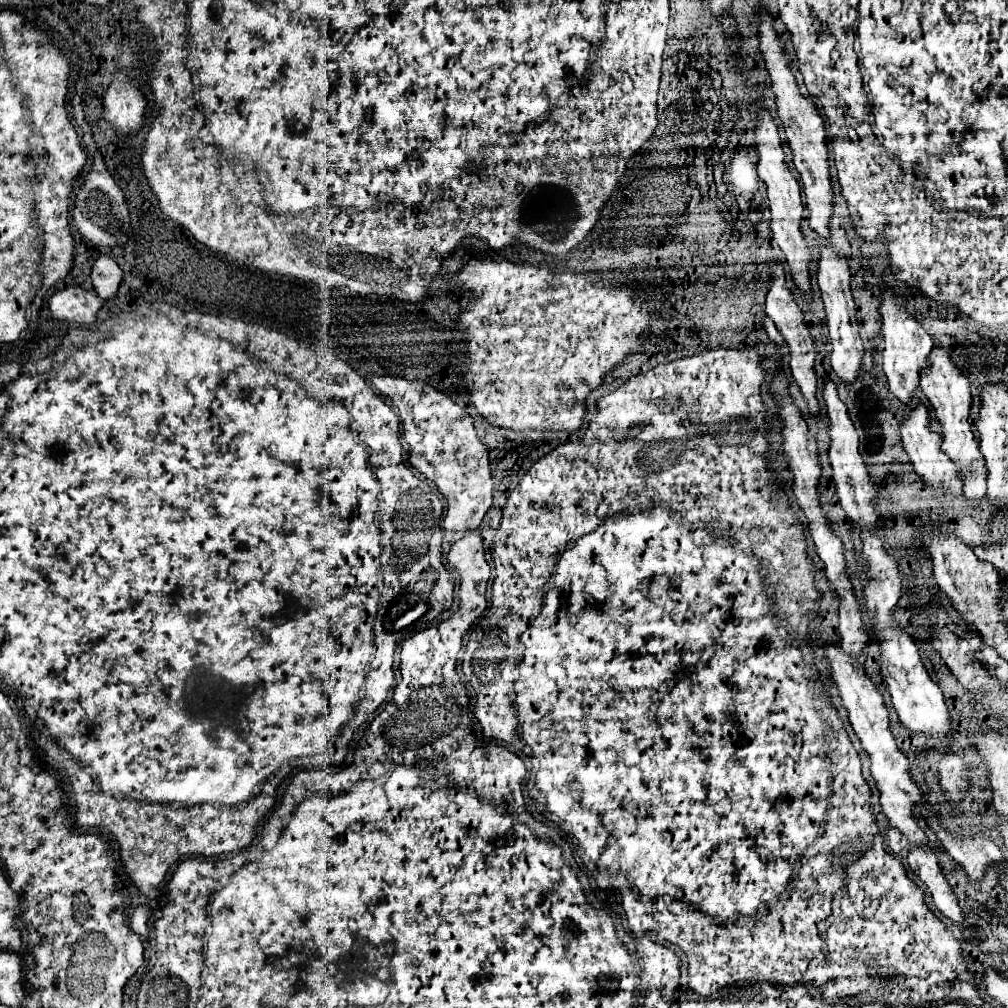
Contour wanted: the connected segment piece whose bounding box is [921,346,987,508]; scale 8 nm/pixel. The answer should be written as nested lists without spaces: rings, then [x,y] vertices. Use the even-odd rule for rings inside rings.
[[[933,346],[929,356],[929,366],[921,372],[921,390],[931,402],[931,408],[935,410],[937,420],[943,426],[943,452],[957,464],[961,478],[963,478],[963,492],[971,506],[979,506],[981,498],[987,494],[985,486],[985,464],[979,456],[979,446],[975,442],[975,436],[969,426],[969,408],[971,408],[971,394],[969,394],[969,380],[965,372],[961,372],[955,362],[951,360],[951,354],[943,346]]]

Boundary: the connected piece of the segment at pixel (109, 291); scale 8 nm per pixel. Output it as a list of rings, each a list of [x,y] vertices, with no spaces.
[[[101,254],[91,268],[91,280],[101,298],[113,298],[121,282],[121,270],[113,258]]]

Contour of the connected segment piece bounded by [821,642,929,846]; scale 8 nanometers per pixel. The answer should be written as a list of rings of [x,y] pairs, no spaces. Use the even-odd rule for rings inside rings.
[[[825,642],[825,644],[821,644],[821,648],[823,648],[827,664],[831,668],[829,682],[837,688],[837,694],[843,702],[843,708],[847,710],[847,718],[849,718],[857,738],[861,740],[863,750],[871,758],[871,776],[881,792],[881,808],[883,808],[889,824],[897,826],[913,844],[929,846],[927,834],[923,832],[923,828],[915,820],[915,816],[925,814],[927,806],[923,804],[921,790],[915,786],[915,782],[909,776],[909,762],[907,762],[905,754],[899,750],[899,746],[889,730],[889,710],[885,706],[885,700],[879,692],[879,688],[869,678],[869,674],[863,670],[863,664],[859,662],[859,658],[853,654],[847,654],[841,648],[841,644]]]

